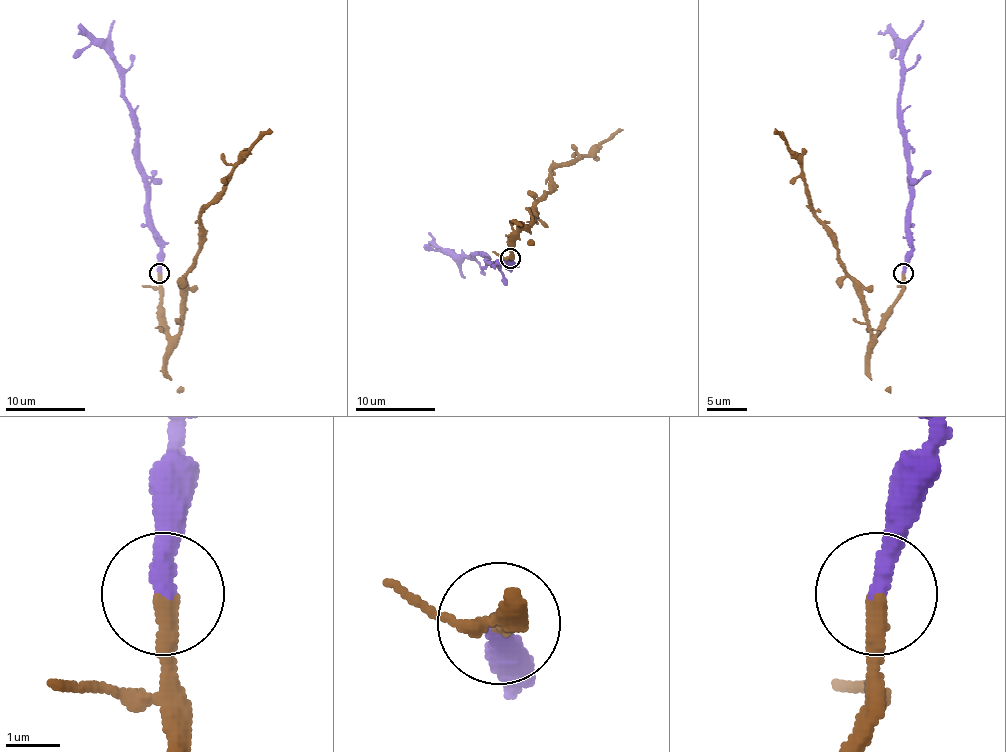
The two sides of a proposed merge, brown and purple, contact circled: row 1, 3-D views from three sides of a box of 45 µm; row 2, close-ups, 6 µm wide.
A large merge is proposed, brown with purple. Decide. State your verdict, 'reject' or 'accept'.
accept

